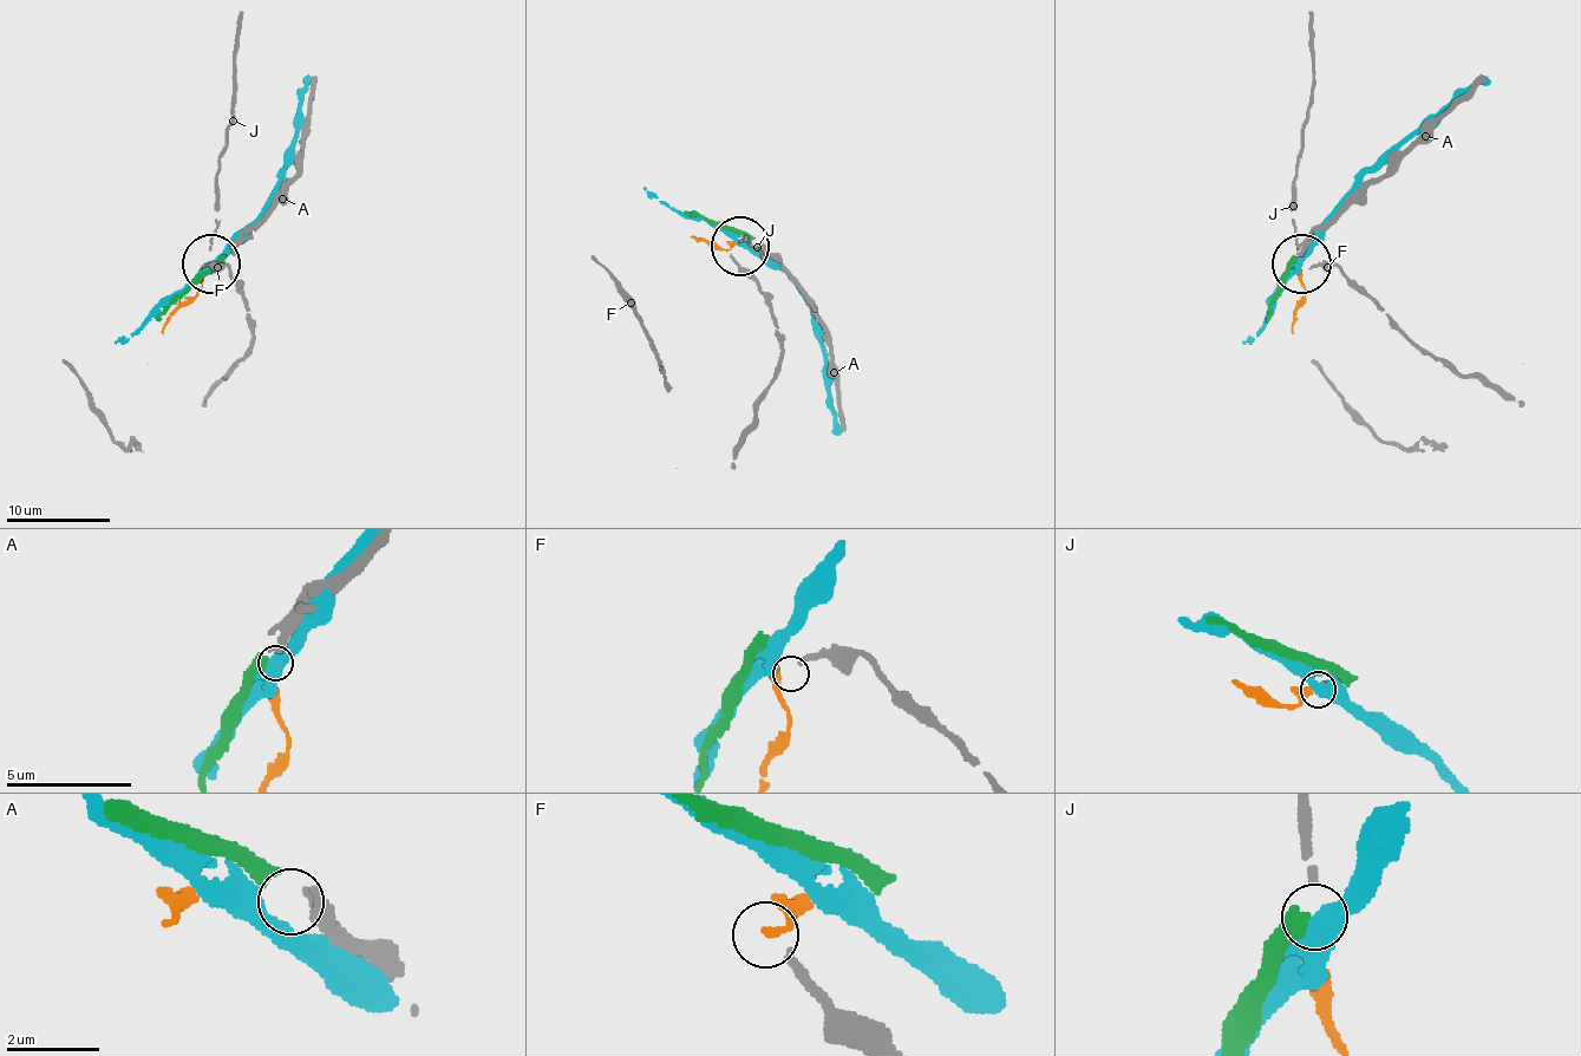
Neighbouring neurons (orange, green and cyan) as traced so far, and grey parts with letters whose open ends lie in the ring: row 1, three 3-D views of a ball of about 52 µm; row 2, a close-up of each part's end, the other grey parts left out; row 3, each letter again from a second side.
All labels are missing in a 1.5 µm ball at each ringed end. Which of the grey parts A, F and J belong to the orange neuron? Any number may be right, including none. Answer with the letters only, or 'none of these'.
J

